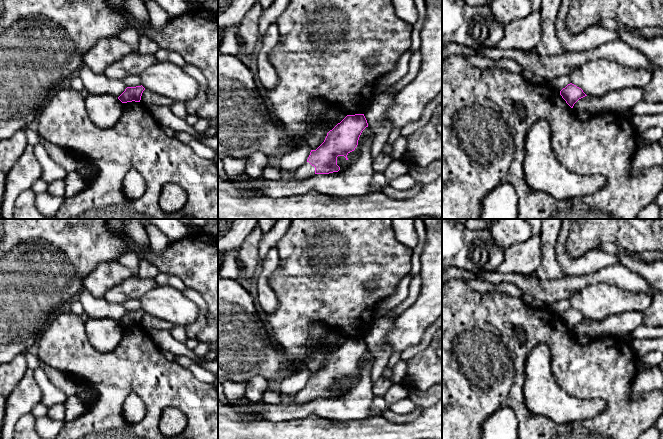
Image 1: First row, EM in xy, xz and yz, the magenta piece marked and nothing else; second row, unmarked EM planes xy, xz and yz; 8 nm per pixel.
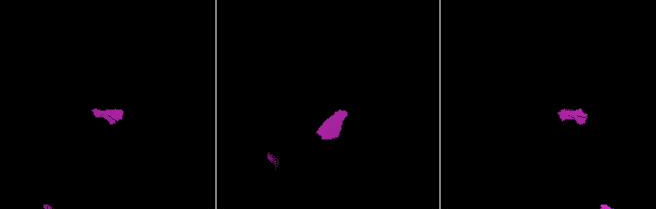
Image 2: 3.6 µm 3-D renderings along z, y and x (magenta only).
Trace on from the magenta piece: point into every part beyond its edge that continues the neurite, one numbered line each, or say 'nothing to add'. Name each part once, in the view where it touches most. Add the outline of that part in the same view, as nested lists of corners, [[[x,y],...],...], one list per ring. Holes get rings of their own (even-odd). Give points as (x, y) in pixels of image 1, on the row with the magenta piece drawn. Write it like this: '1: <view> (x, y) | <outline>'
1: xz (305, 171) | [[[306,162],[305,164],[293,171],[294,180],[305,180],[314,175],[315,167],[312,166],[309,162]]]

